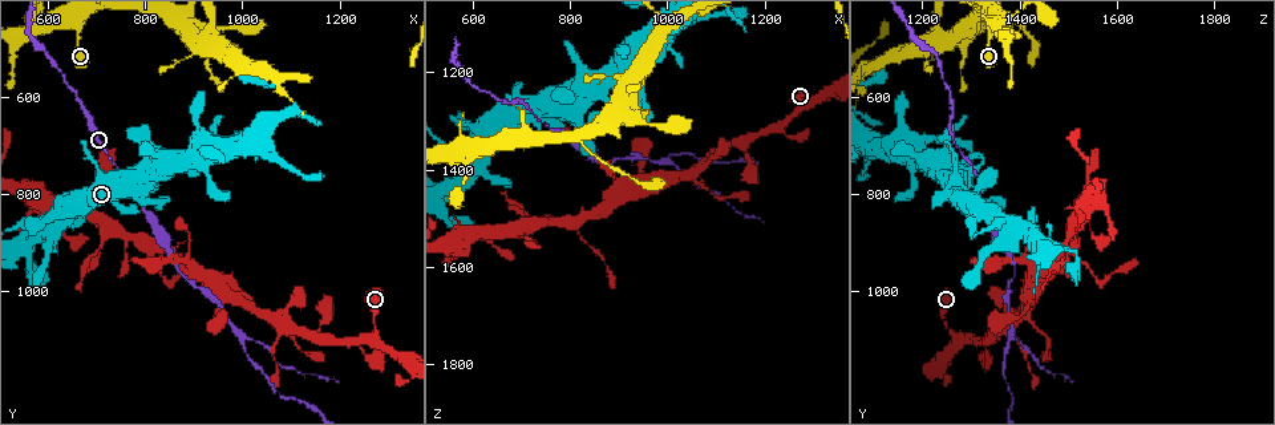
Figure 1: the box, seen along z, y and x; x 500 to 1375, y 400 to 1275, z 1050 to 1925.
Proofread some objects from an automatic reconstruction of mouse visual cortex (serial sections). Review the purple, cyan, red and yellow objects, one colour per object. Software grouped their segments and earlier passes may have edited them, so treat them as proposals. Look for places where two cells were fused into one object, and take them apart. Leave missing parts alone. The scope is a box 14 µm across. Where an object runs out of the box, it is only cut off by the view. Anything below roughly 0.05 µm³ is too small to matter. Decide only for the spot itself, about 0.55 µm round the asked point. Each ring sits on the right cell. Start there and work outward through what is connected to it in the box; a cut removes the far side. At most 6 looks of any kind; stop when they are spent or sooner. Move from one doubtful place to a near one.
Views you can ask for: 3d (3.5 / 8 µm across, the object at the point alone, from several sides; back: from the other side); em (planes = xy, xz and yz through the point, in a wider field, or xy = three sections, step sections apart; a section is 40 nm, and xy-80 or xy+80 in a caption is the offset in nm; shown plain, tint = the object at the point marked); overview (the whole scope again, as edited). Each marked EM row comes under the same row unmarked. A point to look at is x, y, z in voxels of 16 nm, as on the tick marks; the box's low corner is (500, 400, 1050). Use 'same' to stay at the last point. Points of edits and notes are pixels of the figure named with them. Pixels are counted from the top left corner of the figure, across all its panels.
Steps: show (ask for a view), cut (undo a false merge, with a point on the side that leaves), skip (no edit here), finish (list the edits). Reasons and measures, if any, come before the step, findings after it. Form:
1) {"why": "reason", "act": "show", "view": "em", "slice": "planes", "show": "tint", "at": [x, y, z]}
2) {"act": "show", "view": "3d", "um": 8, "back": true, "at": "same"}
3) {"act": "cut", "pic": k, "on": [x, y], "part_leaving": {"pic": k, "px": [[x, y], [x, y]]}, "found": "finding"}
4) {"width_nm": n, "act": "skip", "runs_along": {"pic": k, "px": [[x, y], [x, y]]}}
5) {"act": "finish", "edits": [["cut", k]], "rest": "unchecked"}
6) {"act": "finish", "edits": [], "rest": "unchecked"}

{"why": "abrupt turn", "act": "show", "view": "3d", "um": 3.5, "at": [1280, 1100, 1265]}

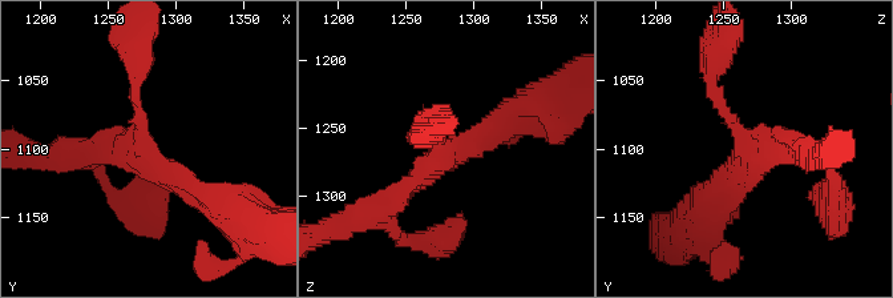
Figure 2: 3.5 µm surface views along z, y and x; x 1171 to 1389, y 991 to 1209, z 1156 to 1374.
{"arms": 3, "arm_widths_nm": [150, 250, 250], "act": "show", "view": "em", "slice": "xy", "step": 2, "show": "tint", "at": [1274, 1102, 1272]}

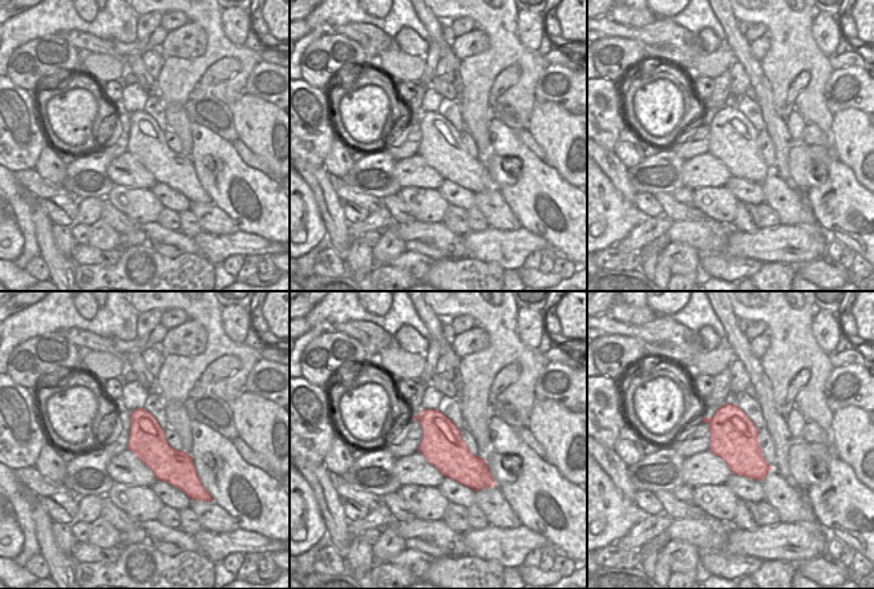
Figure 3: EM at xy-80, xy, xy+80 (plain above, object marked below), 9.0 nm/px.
{"act": "skip", "runs_along": {"pic": 2, "px": [[711, 72], [752, 149], [809, 153]]}, "found": "all the same cell"}

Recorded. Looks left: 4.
{"why": "branch point", "act": "show", "view": "em", "slice": "xy", "step": 3, "show": "tint", "at": [995, 1090, 1380]}

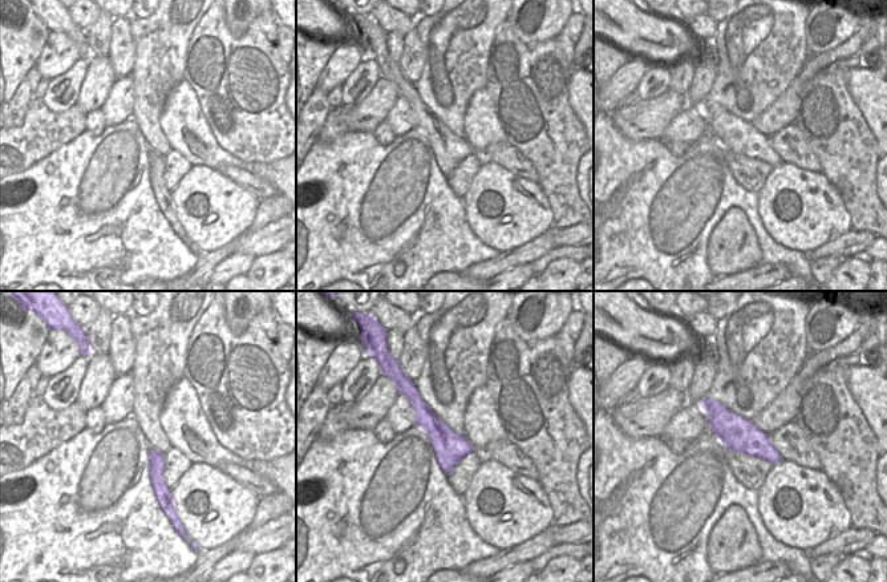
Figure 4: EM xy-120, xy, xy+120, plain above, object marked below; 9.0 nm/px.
{"why": "see where the arms go", "act": "show", "view": "3d", "um": 3.5, "back": true, "at": "same"}

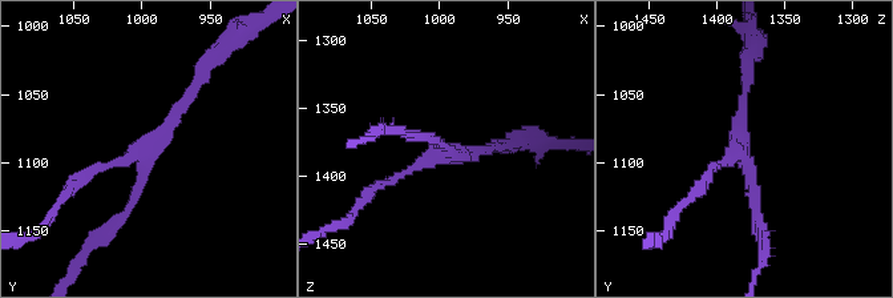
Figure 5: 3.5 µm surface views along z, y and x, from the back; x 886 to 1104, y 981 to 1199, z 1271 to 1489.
{"act": "skip", "runs_along": {"pic": 4, "px": [[707, 401], [740, 435], [777, 457]]}, "found": "one cell here"}

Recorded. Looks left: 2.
{"why": "sharp bend", "act": "show", "view": "3d", "um": 3.5, "at": [810, 900, 1510]}

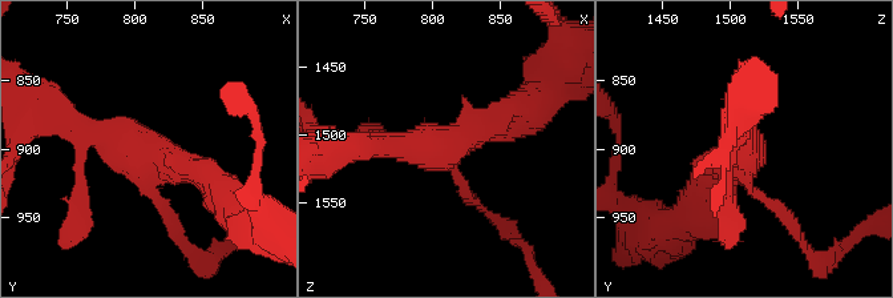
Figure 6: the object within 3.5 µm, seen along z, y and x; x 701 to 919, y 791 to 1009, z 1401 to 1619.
{"arms": 3, "arm_widths_nm": [150, 300, 300], "why": "need the tissue", "act": "show", "view": "em", "slice": "xy", "step": 3, "show": "tint", "at": [810, 902, 1510]}

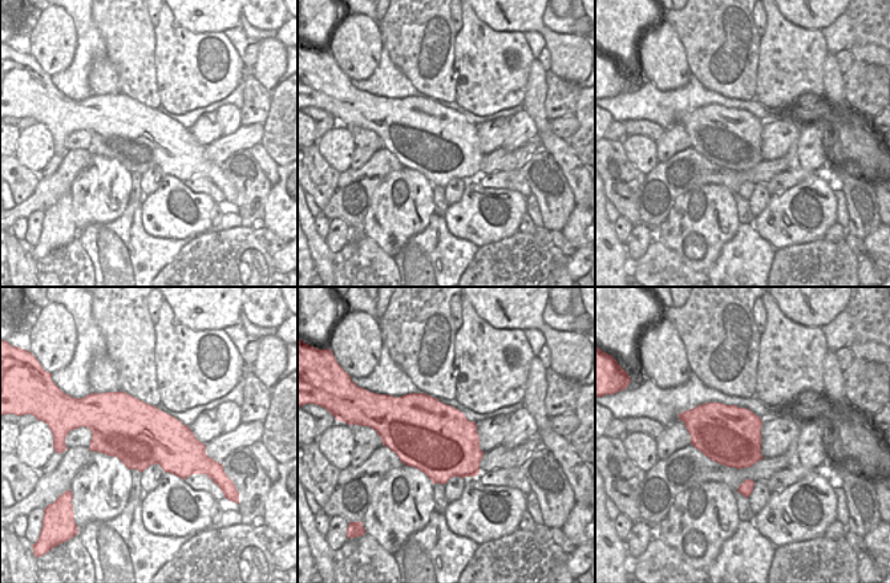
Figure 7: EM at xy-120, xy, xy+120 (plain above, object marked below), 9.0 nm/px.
{"act": "skip", "runs_along": {"pic": 6, "px": [[218, 185], [68, 119]]}, "found": "continuous, no second cell"}

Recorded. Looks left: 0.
{"act": "finish", "edits": [], "rest": "unchecked"}

